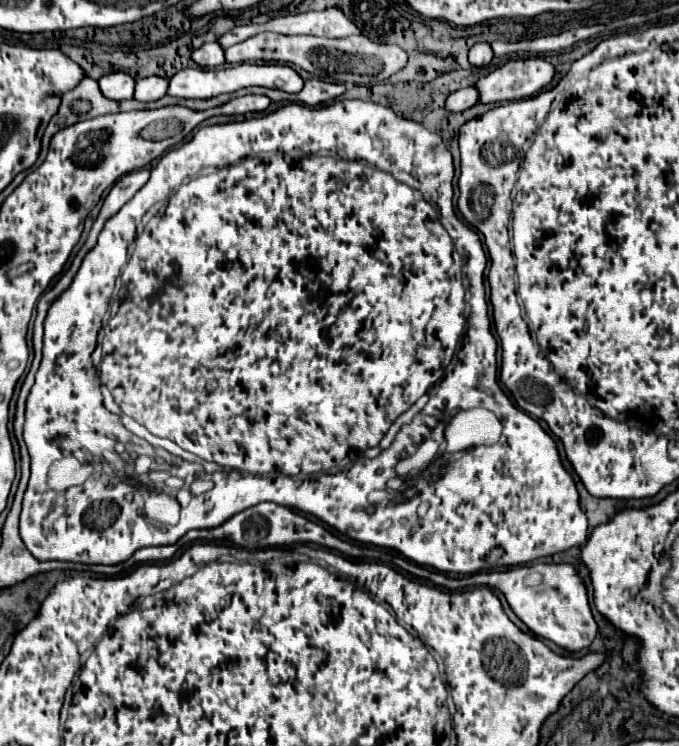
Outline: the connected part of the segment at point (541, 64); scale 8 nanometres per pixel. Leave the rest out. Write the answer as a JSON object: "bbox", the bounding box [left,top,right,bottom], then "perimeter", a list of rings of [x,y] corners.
{"bbox":[475,59,555,103],"perimeter":[[[513,59],[499,69],[491,71],[487,77],[481,77],[475,85],[481,89],[481,103],[501,103],[511,99],[523,99],[539,93],[555,77],[555,67],[543,59]]]}

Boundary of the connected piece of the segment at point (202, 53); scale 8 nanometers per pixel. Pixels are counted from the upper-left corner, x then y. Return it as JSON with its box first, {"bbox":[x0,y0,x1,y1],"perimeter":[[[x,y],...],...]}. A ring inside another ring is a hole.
{"bbox":[193,41,225,67],"perimeter":[[[215,41],[215,43],[205,43],[203,47],[193,51],[193,61],[201,67],[219,67],[225,65],[225,49]]]}

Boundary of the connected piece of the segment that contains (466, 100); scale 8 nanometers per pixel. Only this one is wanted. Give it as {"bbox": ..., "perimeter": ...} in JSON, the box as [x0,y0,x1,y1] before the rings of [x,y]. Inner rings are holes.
{"bbox":[447,85,479,111],"perimeter":[[[471,85],[471,87],[465,87],[465,89],[451,93],[449,99],[447,99],[447,109],[465,111],[465,109],[473,107],[477,101],[479,101],[479,89]]]}

